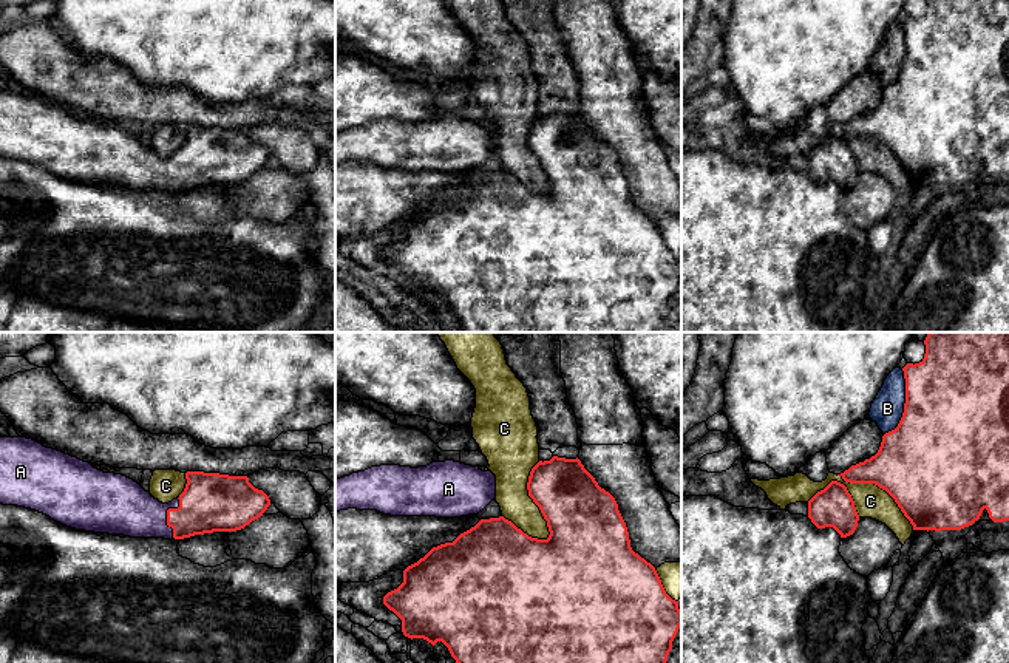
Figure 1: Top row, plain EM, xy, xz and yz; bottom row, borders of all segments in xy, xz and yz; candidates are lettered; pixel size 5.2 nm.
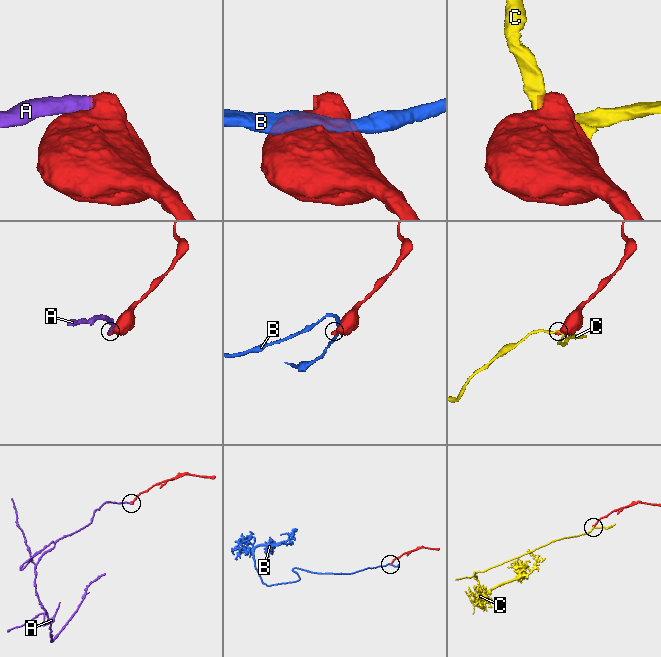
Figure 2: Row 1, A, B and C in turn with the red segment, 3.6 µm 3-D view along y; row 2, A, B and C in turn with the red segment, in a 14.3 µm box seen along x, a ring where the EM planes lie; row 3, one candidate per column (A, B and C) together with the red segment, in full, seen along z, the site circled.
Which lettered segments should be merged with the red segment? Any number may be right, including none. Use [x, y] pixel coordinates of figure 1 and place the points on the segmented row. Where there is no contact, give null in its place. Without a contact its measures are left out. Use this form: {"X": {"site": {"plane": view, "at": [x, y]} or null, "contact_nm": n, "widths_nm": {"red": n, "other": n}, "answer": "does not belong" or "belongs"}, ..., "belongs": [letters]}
{"A": {"site": {"plane": "xy", "at": [167, 515]}, "contact_nm": 220, "widths_nm": {"red": 300, "other": 300}, "answer": "belongs"}, "B": {"site": {"plane": "yz", "at": [904, 404]}, "contact_nm": 360, "widths_nm": {"red": 500, "other": 170}, "answer": "does not belong"}, "C": {"site": {"plane": "yz", "at": [866, 482]}, "contact_nm": 600, "widths_nm": {"red": 380, "other": 170}, "answer": "does not belong"}, "belongs": ["A"]}

